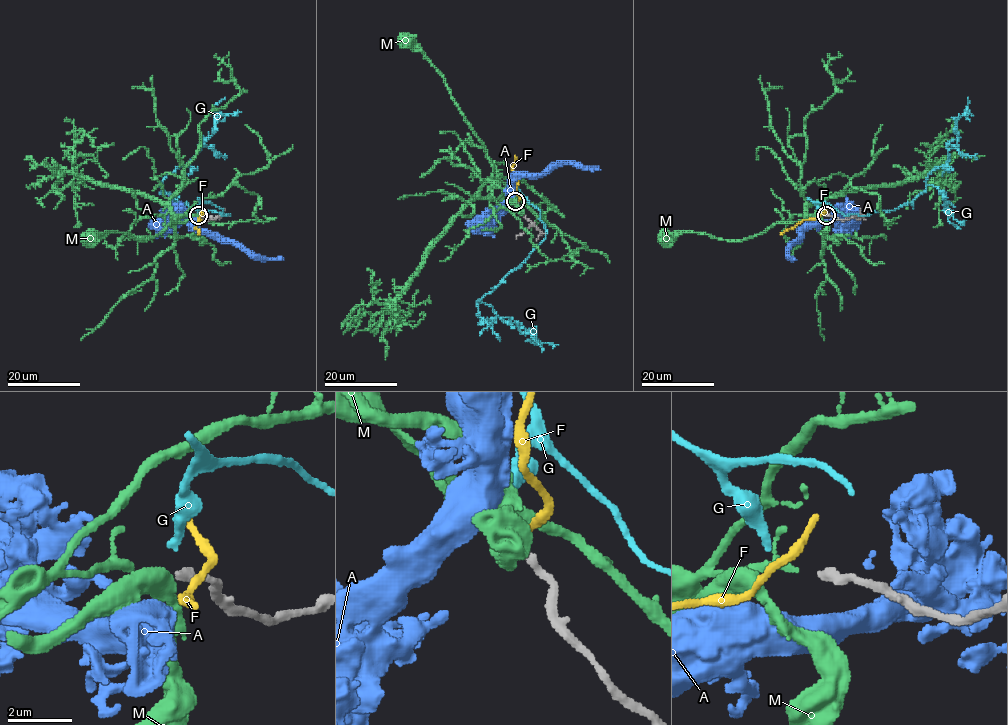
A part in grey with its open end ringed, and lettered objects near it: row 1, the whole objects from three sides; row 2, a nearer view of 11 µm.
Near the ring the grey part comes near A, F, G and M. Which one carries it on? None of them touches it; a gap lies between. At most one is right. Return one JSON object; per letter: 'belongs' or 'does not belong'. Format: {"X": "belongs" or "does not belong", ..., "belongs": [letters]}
{"A": "does not belong", "F": "does not belong", "G": "does not belong", "M": "belongs", "belongs": ["M"]}

